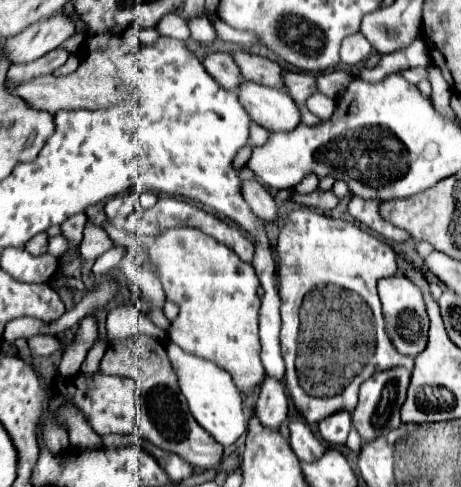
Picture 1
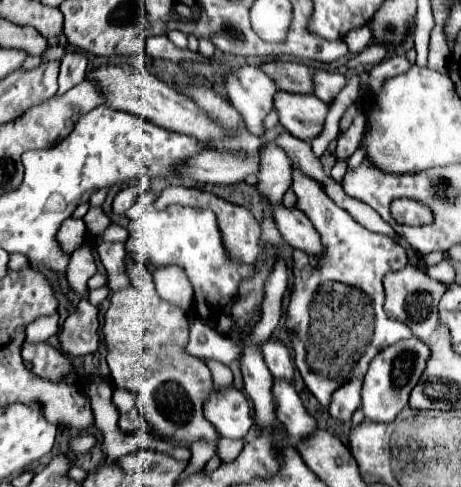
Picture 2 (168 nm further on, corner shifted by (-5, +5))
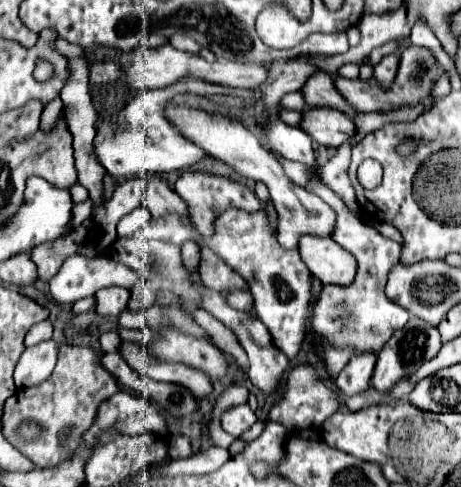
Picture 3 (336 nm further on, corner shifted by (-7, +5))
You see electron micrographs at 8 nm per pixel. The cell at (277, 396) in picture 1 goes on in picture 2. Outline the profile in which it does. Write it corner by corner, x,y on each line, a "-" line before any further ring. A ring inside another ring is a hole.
267,341
263,345
263,357
265,357
265,363
267,363
273,379
283,379
287,383
293,383
295,365
293,365
289,349
285,345
281,345
279,341

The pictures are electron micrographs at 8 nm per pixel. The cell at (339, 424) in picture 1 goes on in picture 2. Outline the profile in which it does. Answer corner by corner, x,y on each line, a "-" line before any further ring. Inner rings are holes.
353,379
353,383
345,383
341,391
333,393
331,405
329,405
329,415
337,421
351,421
351,415
359,409
361,405
361,379

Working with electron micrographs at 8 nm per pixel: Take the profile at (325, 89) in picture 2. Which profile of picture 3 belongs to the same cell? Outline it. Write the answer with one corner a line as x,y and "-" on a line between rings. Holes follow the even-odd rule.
407,45
401,53
401,59
399,59
399,69
397,69
397,75
391,83
391,87
381,87
375,77
371,79
343,79
343,77
337,77
337,89
339,93
343,93
343,97
355,107
355,111
359,113
375,113
375,111
389,111
389,109
399,109
403,105
409,105
409,107
415,107
421,99
427,99
431,95
431,89
433,89
433,83
437,81
437,77
441,75
441,65
437,63
435,55
425,49
425,47
417,47
417,45

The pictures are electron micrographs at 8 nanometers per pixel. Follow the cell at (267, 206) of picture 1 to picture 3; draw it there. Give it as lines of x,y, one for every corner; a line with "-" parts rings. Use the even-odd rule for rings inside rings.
303,237
299,241
301,257
309,271
325,285
341,285
347,287
353,283
357,273
355,257
337,245
333,239
317,239

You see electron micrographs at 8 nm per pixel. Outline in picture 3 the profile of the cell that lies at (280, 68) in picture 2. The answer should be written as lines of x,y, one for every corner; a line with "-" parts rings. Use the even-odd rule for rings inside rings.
323,73
315,75
315,79
307,81
307,87
301,89
305,95
305,103
309,109
315,107
333,107
347,115
355,115
355,109
345,101
345,97
335,87
335,75

